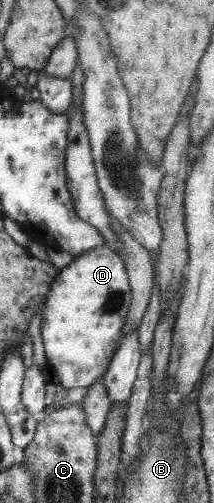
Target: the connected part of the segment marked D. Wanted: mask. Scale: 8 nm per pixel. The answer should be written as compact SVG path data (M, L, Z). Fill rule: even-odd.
M108 245L98 246L77 255L69 264L58 269L40 314L43 349L47 366L56 384L68 390L72 387L88 387L102 379L115 355L114 349L118 347L120 329L124 325L124 319L127 319L130 307L131 285L130 281L126 281L124 263L116 251L108 249Z

